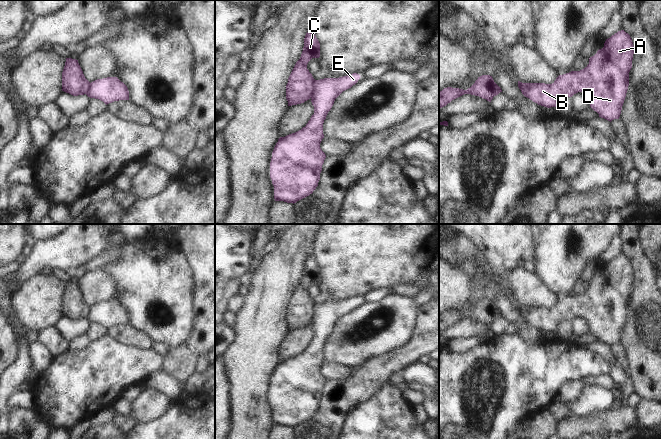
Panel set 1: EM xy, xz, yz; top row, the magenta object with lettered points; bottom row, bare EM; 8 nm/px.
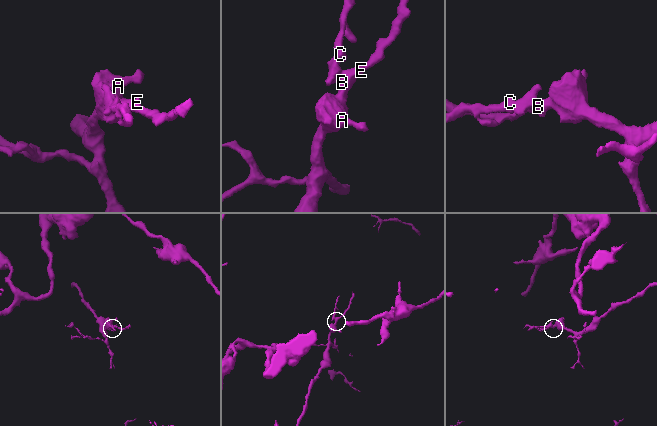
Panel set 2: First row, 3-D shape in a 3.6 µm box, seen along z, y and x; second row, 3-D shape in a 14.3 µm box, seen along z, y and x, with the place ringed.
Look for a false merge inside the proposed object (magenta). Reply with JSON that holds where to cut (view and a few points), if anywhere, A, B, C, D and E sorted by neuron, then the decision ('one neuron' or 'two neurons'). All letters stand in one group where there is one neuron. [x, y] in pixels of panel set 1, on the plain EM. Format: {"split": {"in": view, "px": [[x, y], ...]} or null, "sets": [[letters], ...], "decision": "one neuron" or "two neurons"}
{"split": {"in": "xz", "px": [[316, 304], [310, 321]]}, "sets": [["A", "B", "D", "E"], ["C"]], "decision": "two neurons"}

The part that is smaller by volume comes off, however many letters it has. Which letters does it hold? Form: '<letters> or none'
C

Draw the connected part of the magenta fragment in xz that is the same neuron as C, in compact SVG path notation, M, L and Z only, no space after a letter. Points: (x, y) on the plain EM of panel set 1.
M312 253L304 262L304 271L300 283L296 286L286 309L288 330L304 327L312 321L315 303L307 293L312 282L320 281L320 267Z

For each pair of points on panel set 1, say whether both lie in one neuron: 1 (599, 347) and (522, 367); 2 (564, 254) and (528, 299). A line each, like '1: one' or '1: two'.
1: two
2: two

